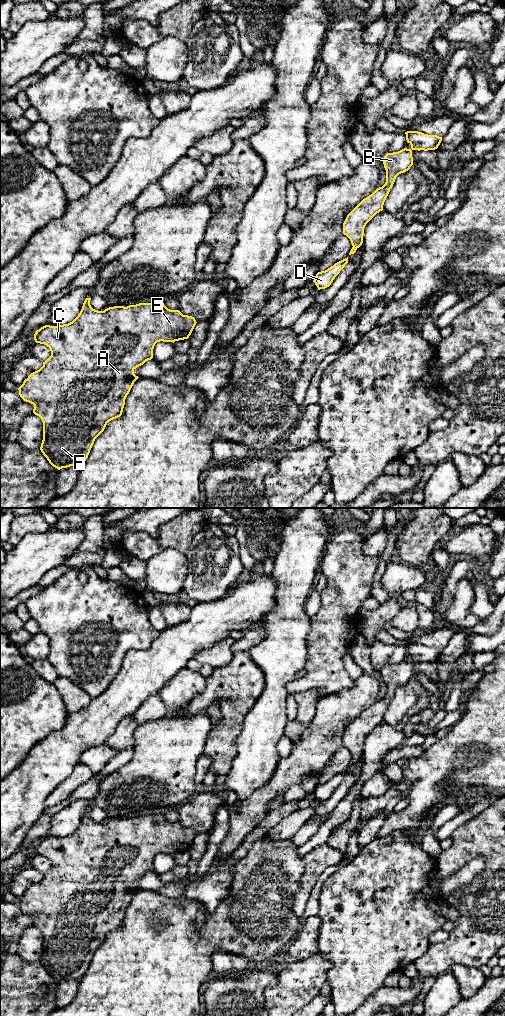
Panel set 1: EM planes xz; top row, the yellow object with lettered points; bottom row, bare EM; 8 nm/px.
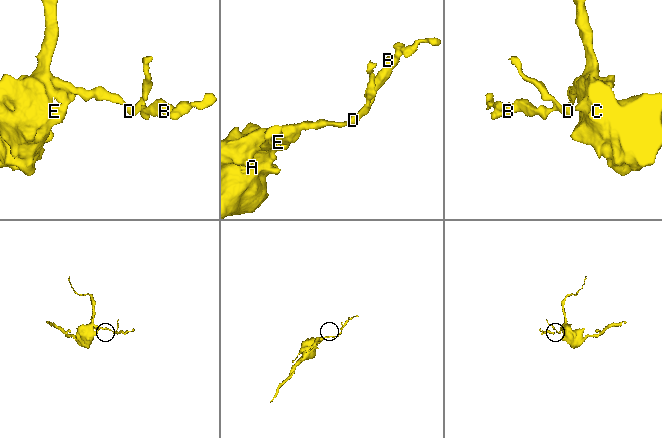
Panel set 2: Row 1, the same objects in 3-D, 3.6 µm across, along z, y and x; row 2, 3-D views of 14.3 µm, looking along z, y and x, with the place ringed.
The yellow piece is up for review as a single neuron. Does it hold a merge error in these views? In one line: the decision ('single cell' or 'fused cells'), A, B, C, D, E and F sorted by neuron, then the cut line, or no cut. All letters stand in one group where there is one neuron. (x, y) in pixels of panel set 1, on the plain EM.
single cell; A B C D E F; no cut

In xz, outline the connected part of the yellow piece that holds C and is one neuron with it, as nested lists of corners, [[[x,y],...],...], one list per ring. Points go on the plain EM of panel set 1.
[[[85,811],[80,825],[72,834],[57,838],[45,837],[36,843],[35,854],[46,857],[51,868],[18,900],[20,909],[34,917],[33,925],[43,934],[40,962],[58,982],[83,977],[95,951],[104,943],[107,935],[122,927],[125,911],[139,890],[134,882],[153,870],[155,856],[188,851],[197,835],[194,829],[183,827],[179,822],[170,822],[162,814],[114,818],[98,823],[91,819],[90,812]]]

